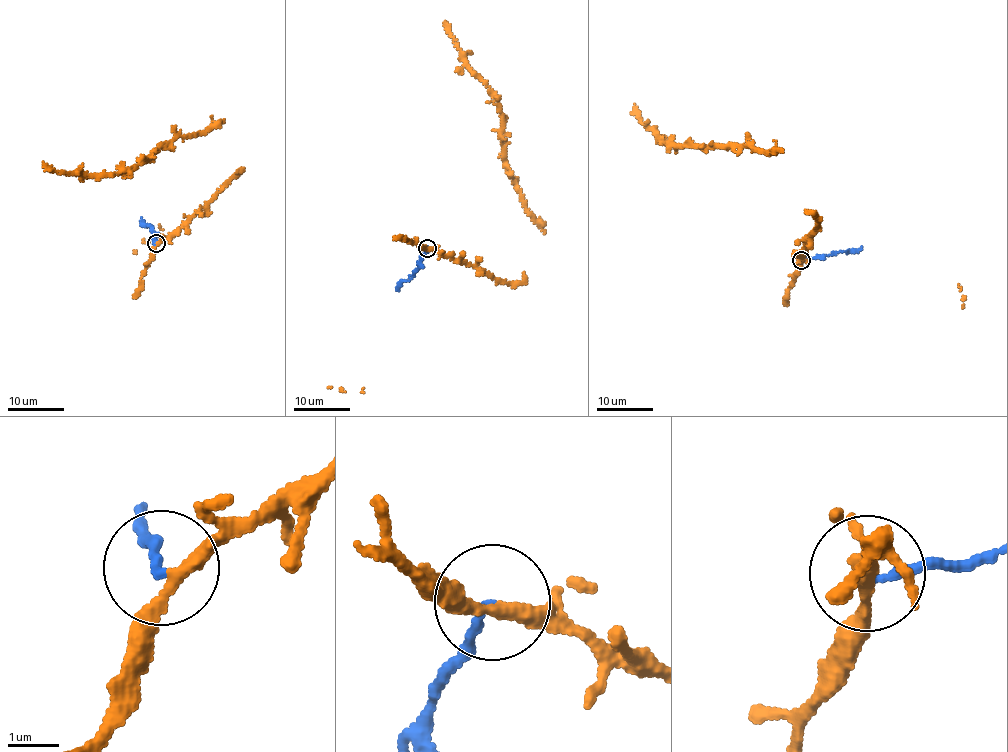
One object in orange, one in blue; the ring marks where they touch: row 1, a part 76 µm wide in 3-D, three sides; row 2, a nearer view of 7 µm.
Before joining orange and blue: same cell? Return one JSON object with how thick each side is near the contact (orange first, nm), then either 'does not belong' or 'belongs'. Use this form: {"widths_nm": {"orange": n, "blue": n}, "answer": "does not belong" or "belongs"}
{"widths_nm": {"orange": 240, "blue": 140}, "answer": "does not belong"}

